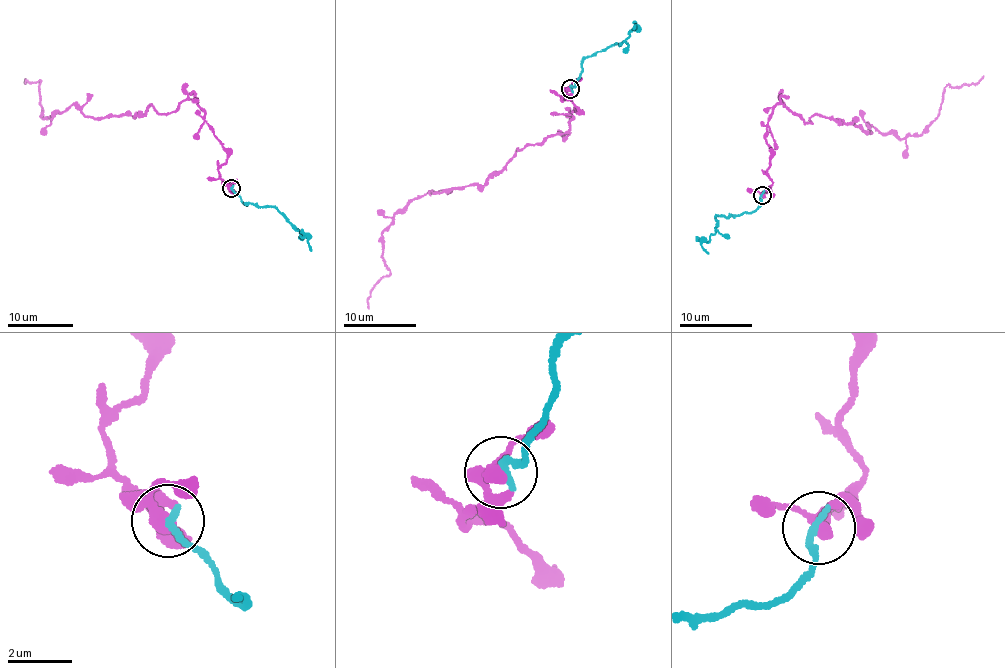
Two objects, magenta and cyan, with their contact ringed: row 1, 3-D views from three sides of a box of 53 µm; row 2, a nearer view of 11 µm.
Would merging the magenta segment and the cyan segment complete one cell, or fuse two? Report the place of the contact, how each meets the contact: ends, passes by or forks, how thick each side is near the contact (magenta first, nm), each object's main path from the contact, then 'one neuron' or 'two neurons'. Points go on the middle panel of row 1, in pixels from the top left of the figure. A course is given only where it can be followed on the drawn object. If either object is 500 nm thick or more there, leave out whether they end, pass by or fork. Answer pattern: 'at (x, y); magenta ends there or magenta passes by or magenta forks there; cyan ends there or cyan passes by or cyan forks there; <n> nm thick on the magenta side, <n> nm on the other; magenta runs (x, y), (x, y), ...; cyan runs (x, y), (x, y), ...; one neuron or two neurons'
at (570, 89); magenta passes by; cyan ends there; 320 nm thick on the magenta side, 280 nm on the other; magenta runs (569, 89), (565, 133), (393, 216), (369, 308); cyan runs (571, 89), (585, 58), (627, 40), (630, 31), (637, 25), (634, 29); one neuron

